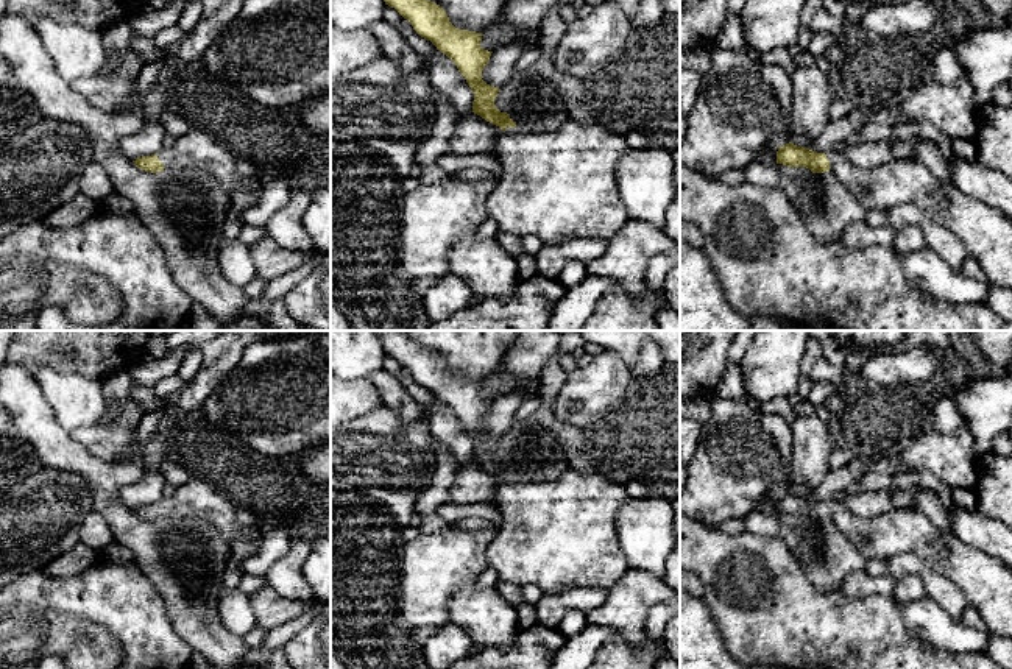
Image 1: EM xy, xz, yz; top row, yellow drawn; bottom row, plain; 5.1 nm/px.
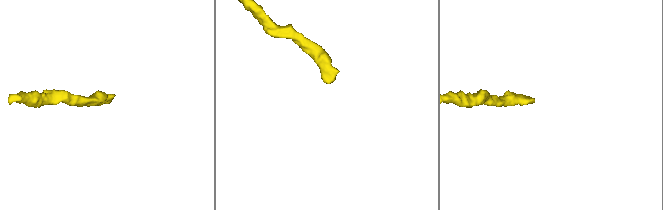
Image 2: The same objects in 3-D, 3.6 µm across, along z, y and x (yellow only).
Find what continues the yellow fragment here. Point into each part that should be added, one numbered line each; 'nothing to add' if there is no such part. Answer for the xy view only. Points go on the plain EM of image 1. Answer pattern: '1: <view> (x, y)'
1: xy (197, 498)

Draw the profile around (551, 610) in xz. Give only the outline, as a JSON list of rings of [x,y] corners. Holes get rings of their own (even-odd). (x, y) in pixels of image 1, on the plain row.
[[[571,586],[557,594],[544,594],[540,602],[535,604],[538,624],[558,628],[569,610],[579,610],[588,614],[602,607],[607,597],[608,589],[591,586]]]

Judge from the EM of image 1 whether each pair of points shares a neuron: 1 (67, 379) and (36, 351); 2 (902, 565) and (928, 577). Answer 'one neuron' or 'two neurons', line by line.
1: two neurons
2: one neuron

